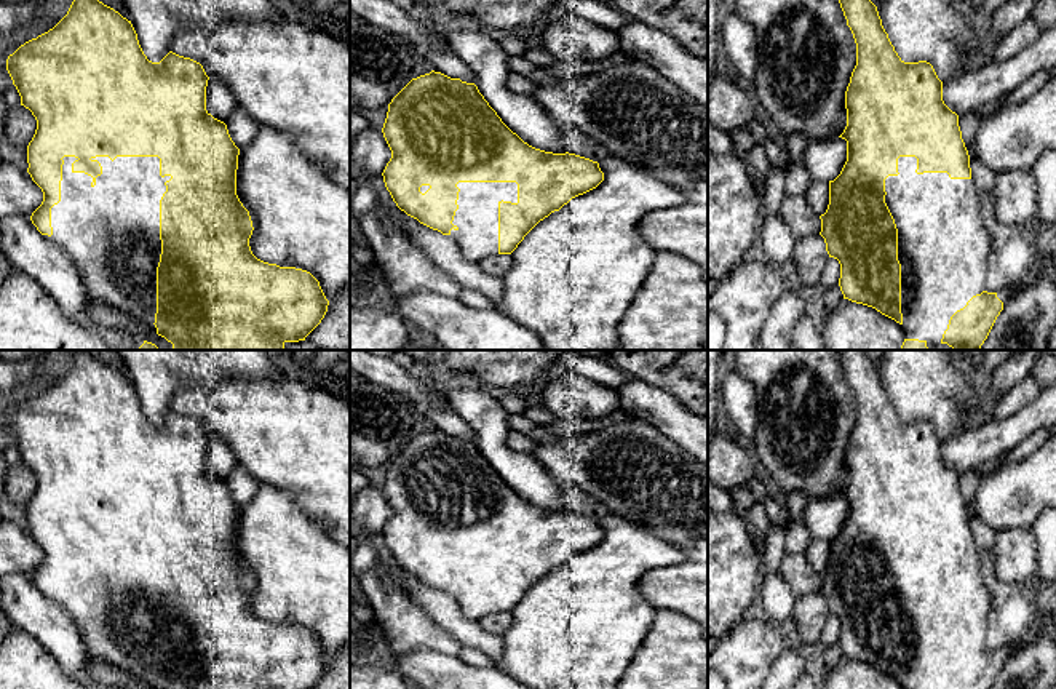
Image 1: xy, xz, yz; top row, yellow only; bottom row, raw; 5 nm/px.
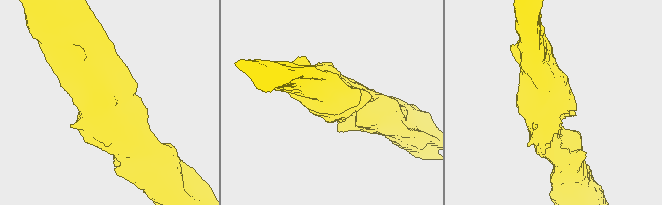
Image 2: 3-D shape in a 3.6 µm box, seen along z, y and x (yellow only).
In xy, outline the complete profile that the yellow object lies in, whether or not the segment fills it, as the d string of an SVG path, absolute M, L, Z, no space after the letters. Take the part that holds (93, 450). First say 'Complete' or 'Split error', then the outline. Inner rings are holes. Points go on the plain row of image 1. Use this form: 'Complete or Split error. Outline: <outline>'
Split error. Outline: M77 350L67 372L53 387L8 414L6 428L21 454L21 464L37 478L35 492L27 504L27 531L42 547L43 560L30 579L45 598L56 601L72 617L93 659L105 662L149 689L313 689L321 681L329 659L320 639L307 628L264 620L251 609L252 579L236 553L240 507L232 499L227 483L206 468L209 435L200 420L173 409L160 420L149 419L131 379L91 350Z

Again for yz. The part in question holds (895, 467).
Split error. Outline: M839 350L839 361L856 401L856 424L845 449L847 484L839 494L847 499L847 520L840 532L834 539L829 539L829 563L826 571L820 574L820 593L824 596L829 615L837 617L840 622L839 644L844 657L875 667L899 681L903 689L990 689L1003 668L1003 662L1018 647L1024 646L1027 639L997 651L986 649L987 614L992 596L981 575L981 558L971 537L970 513L962 497L959 473L944 462L943 440L930 420L904 420L898 414L882 384L877 364L866 350Z

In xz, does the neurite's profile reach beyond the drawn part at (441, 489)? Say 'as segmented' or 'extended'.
extended

